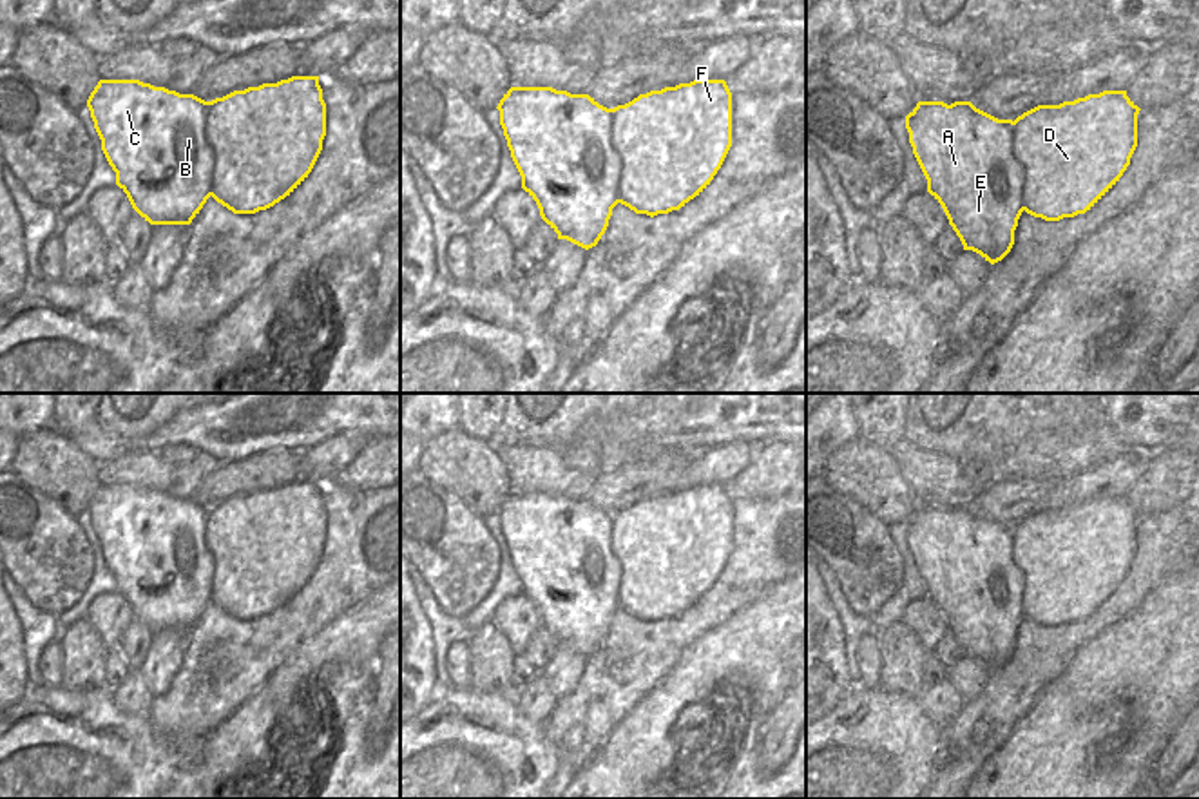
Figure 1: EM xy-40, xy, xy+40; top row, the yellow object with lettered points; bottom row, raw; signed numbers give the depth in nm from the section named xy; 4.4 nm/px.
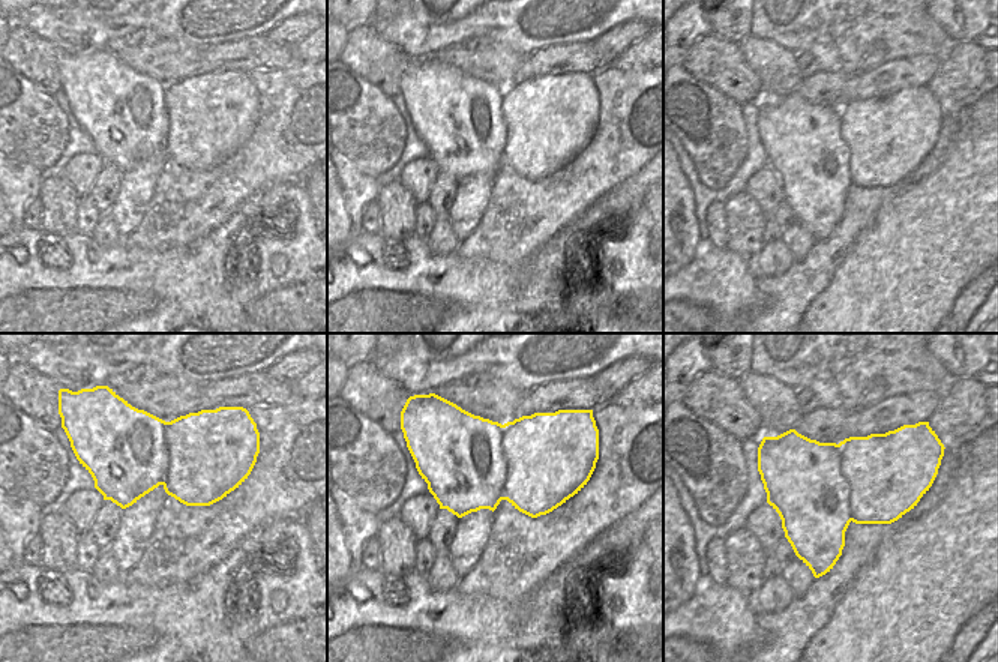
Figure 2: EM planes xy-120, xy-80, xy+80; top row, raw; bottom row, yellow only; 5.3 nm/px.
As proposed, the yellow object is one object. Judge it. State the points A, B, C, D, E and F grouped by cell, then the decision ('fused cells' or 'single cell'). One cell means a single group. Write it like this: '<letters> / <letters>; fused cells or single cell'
A B C D E F; single cell

